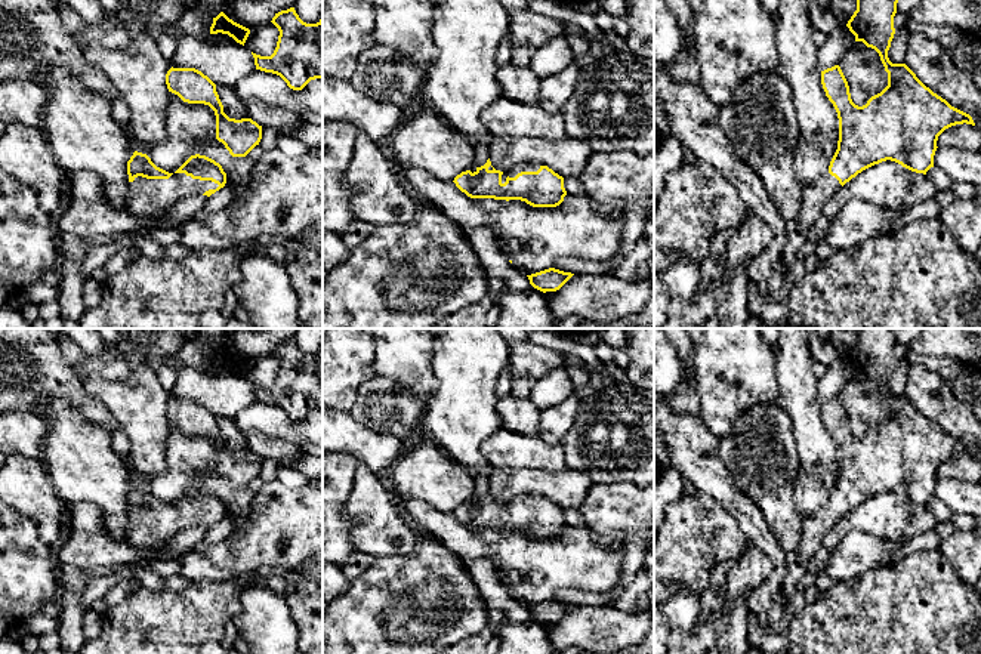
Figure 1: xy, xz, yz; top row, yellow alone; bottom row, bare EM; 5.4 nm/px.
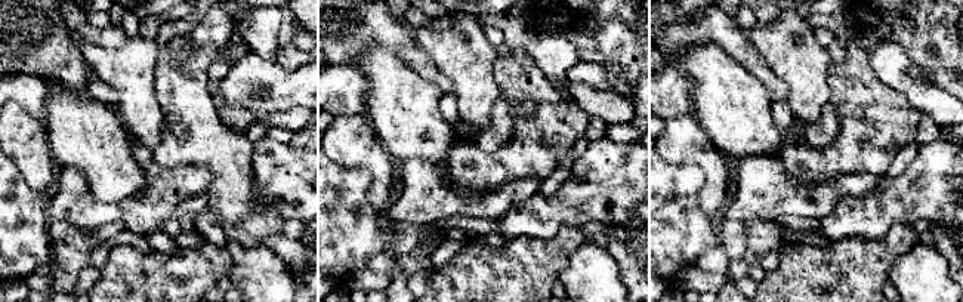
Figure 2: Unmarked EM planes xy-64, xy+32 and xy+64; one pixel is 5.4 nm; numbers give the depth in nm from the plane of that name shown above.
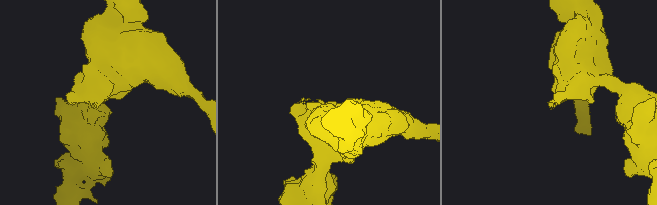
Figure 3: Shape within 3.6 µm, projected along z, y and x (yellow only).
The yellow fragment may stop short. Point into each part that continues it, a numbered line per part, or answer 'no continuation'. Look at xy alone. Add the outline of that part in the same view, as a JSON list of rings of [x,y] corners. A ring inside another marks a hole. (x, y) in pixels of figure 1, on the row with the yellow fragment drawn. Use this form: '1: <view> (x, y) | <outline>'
1: xy (147, 197) | [[[173,173],[169,179],[146,179],[142,176],[129,182],[130,213],[142,218],[160,218],[181,200],[216,189],[212,181],[200,181],[185,173]]]

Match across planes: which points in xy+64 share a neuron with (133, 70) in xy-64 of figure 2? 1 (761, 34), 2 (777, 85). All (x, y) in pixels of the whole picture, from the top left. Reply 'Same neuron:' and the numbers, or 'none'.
Same neuron: 1

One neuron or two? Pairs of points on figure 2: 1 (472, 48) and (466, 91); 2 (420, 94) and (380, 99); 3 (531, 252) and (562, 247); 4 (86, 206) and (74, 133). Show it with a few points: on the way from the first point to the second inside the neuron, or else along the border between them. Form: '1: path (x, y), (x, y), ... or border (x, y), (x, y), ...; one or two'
1: path (471, 58), (471, 80); one
2: path (410, 98), (391, 99); one
3: path (539, 252), (555, 252); one
4: border (58, 168), (76, 168), (99, 202); two

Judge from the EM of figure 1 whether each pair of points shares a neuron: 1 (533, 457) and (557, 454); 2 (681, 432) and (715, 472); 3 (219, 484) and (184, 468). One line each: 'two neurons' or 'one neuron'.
1: one neuron
2: one neuron
3: one neuron

